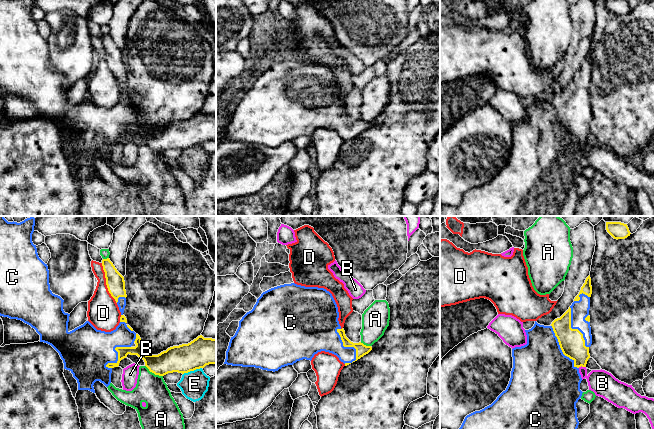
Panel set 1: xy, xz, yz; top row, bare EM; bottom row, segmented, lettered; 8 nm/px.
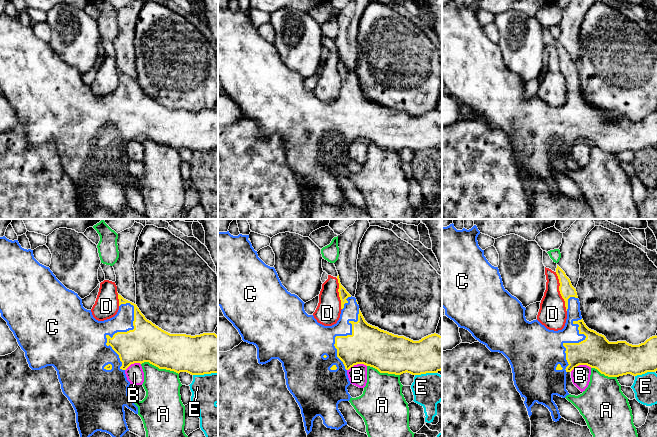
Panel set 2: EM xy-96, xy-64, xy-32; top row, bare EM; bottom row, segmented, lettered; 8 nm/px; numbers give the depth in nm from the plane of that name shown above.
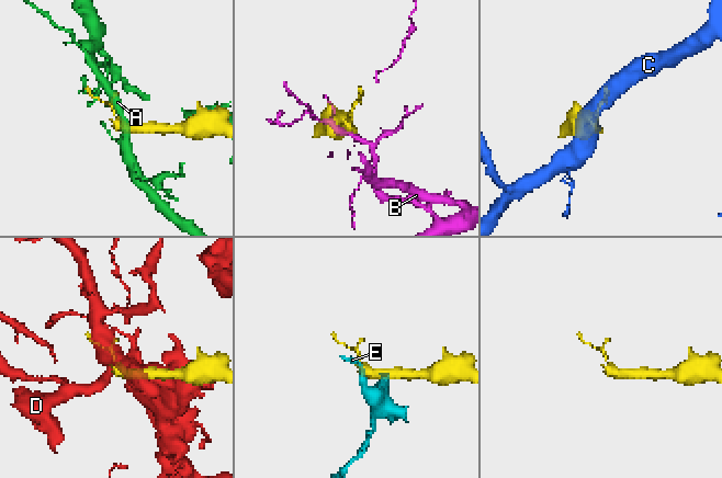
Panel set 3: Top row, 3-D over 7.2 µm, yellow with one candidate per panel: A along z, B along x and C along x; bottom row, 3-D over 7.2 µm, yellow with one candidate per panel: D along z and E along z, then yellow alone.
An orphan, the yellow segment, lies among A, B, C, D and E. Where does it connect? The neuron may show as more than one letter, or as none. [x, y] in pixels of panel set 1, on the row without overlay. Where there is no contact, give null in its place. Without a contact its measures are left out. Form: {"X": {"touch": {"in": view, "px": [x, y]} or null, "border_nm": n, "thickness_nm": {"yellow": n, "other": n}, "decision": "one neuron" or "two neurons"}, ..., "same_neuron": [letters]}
{"A": {"touch": {"in": "xy", "px": [153, 148]}, "border_nm": 170, "thickness_nm": {"yellow": 220, "other": 240}, "decision": "two neurons"}, "B": {"touch": {"in": "yz", "px": [581, 141]}, "border_nm": 60, "thickness_nm": {"yellow": 200, "other": 200}, "decision": "two neurons"}, "C": {"touch": {"in": "xz", "px": [348, 122]}, "border_nm": 300, "thickness_nm": {"yellow": 90, "other": 280}, "decision": "one neuron"}, "D": {"touch": {"in": "xy", "px": [106, 59]}, "border_nm": 340, "thickness_nm": {"yellow": 150, "other": 260}, "decision": "two neurons"}, "E": {"touch": {"in": "xy", "px": [192, 146]}, "border_nm": 160, "thickness_nm": {"yellow": 220, "other": 220}, "decision": "two neurons"}, "same_neuron": ["C"]}

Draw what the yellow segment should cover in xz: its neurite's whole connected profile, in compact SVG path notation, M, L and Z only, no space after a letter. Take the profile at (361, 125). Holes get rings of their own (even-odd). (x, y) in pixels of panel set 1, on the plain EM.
M295 59L271 64L261 70L253 85L239 97L238 105L230 115L224 140L275 148L303 135L311 137L315 130L325 127L336 131L347 142L368 130L372 123L361 118L351 118L340 102L338 94L337 80L332 70L324 64L305 63Z

